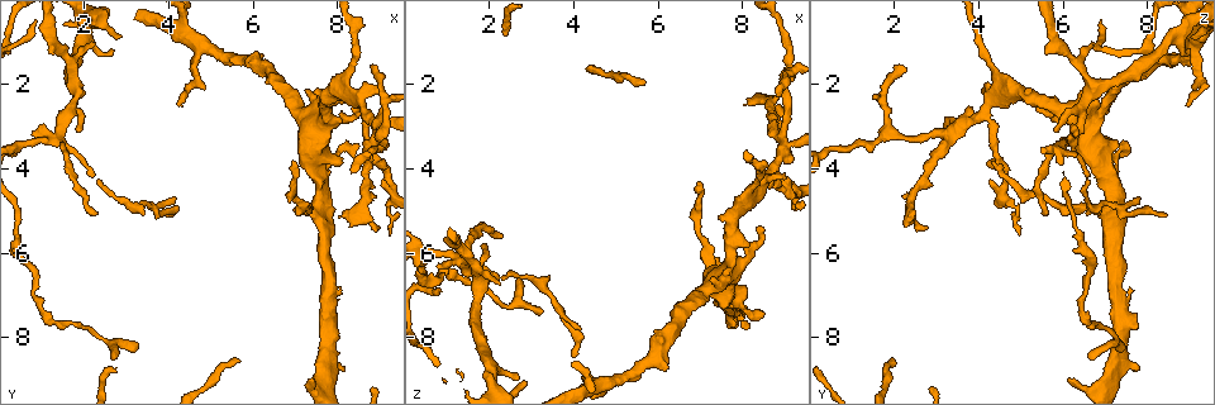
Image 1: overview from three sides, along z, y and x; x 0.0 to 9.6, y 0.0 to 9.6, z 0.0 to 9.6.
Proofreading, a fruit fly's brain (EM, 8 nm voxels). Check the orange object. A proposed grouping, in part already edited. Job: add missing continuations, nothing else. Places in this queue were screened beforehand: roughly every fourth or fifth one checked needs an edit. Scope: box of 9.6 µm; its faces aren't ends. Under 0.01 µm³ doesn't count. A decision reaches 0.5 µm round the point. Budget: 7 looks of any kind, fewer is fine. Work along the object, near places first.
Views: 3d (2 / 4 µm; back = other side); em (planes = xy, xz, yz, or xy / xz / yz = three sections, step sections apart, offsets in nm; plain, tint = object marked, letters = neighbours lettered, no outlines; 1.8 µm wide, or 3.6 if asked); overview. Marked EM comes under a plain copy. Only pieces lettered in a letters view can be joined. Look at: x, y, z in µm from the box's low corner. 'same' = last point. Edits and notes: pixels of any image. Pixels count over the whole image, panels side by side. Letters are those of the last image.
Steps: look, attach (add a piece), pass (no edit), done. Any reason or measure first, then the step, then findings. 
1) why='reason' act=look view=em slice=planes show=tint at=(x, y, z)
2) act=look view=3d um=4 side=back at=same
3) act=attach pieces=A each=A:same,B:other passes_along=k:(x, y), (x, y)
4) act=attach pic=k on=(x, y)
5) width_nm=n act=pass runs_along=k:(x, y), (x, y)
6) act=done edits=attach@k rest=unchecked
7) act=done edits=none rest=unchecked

why='branch stops here' act=look view=em um=3.6 slice=xz step=8 show=letters at=(4.00, 5.10, 8.45)

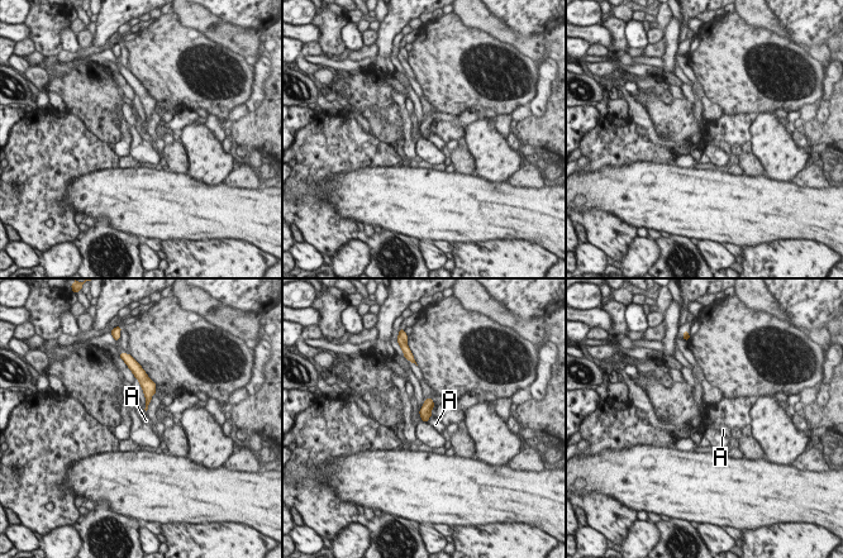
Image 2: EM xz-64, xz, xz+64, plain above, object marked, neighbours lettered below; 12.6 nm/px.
act=look view=em um=3.6 slice=planes show=letters at=same

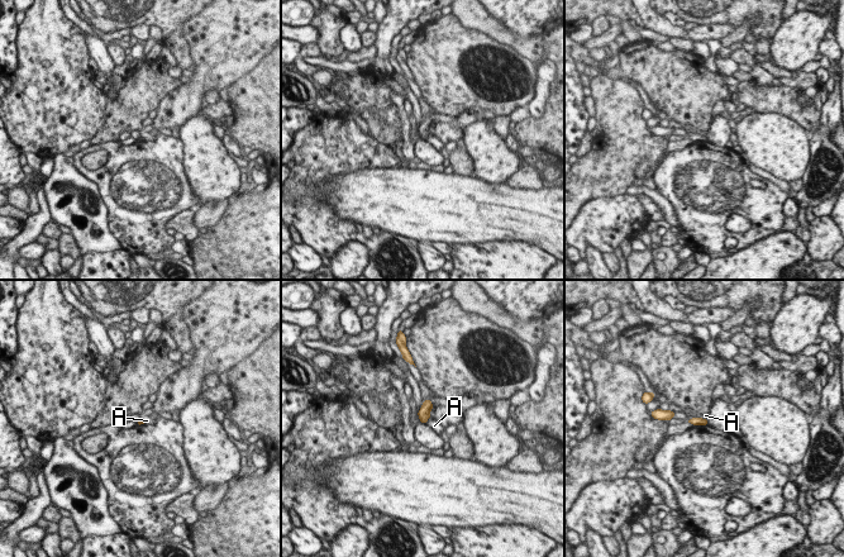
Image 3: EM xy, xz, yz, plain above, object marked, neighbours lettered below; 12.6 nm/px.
longest_contact=A:120nm act=pass each=A:other border=3:(429, 417), (424, 423) found='no lettered piece goes on from it'

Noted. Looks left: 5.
why='thin end' act=look view=3d um=4 at=(2.30, 5.10, 5.60)

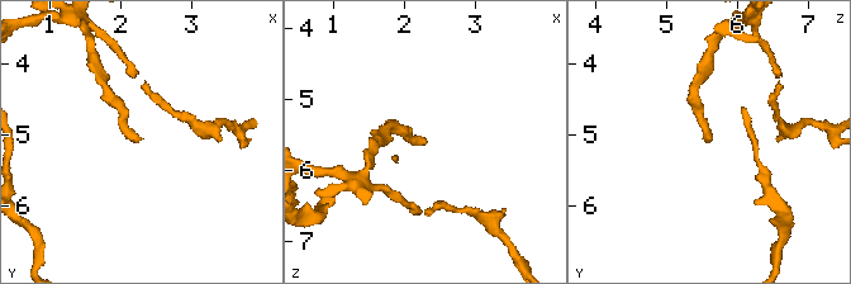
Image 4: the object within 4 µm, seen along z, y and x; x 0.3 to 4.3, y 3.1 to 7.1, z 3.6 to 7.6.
act=look view=em slice=xz step=16 show=tint at=(2.30, 5.05, 5.60)

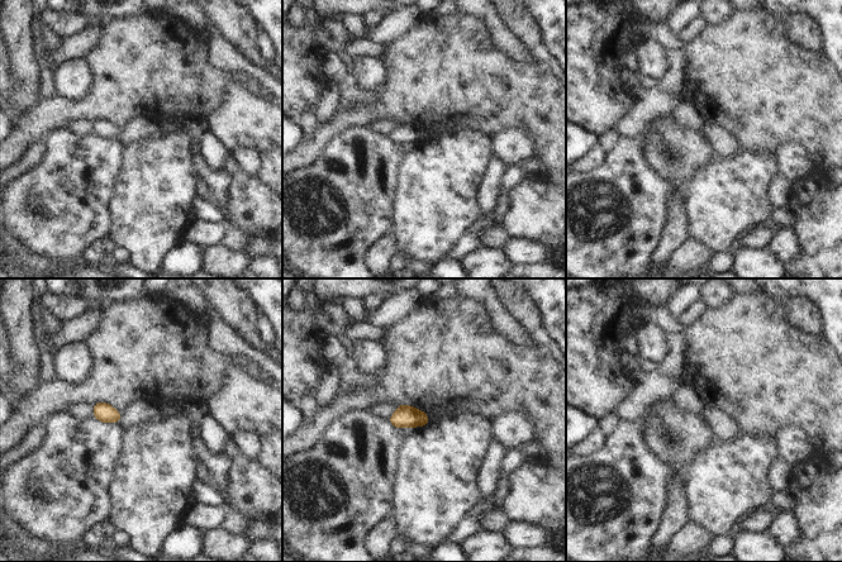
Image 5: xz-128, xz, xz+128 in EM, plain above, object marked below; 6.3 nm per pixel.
why='cut it another way' act=look view=em slice=planes show=letters at=same

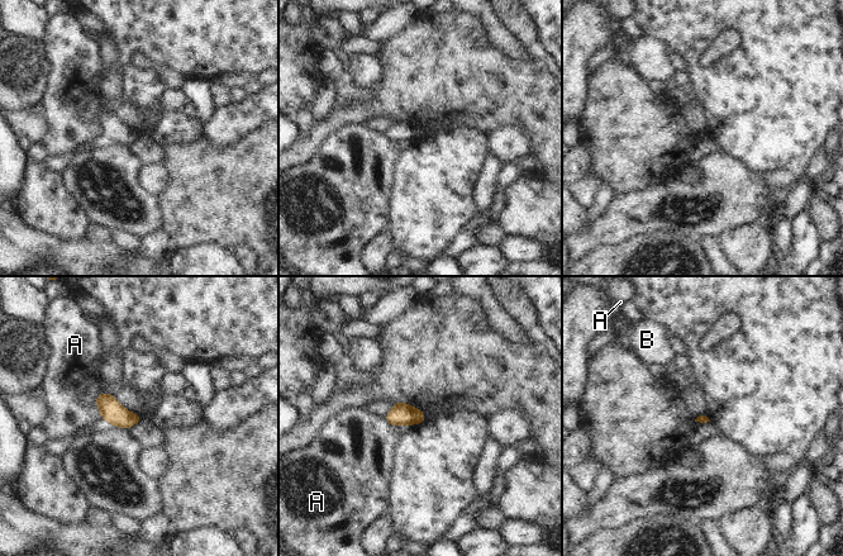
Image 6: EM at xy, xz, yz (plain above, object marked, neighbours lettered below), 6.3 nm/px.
longest_contact=A:170nm act=pass each=A:other,B:other border=6:(113, 394), (98, 395), (100, 417) found='none of them fits'

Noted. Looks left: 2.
act=look view=em slice=xy step=8 show=letters at=(9.05, 2.10, 4.25)

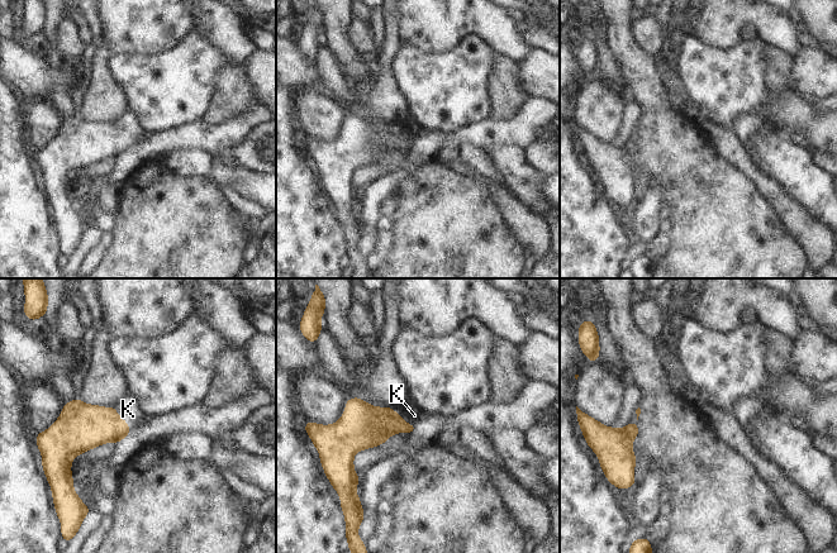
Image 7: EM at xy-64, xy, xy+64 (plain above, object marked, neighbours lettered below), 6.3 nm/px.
act=attach pieces=K each=K:same passes_along=7:(85, 427), (123, 420), (128, 409) found='it goes on there'

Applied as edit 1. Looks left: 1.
act=done edits=attach@7 rest=unchecked

